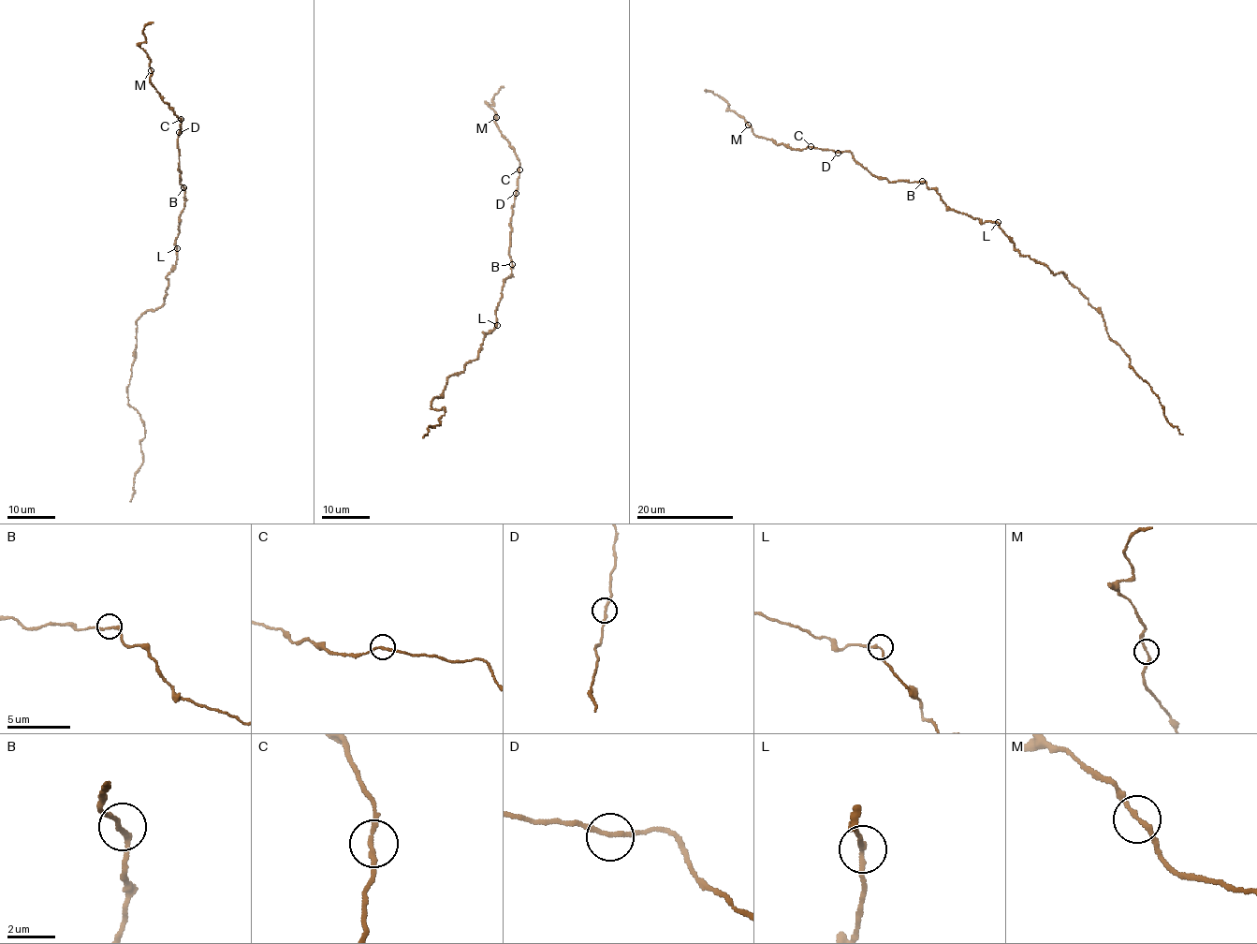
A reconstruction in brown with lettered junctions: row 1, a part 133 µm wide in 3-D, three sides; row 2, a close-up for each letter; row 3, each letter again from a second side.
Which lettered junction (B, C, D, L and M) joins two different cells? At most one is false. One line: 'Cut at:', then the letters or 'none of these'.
Cut at: none of these

